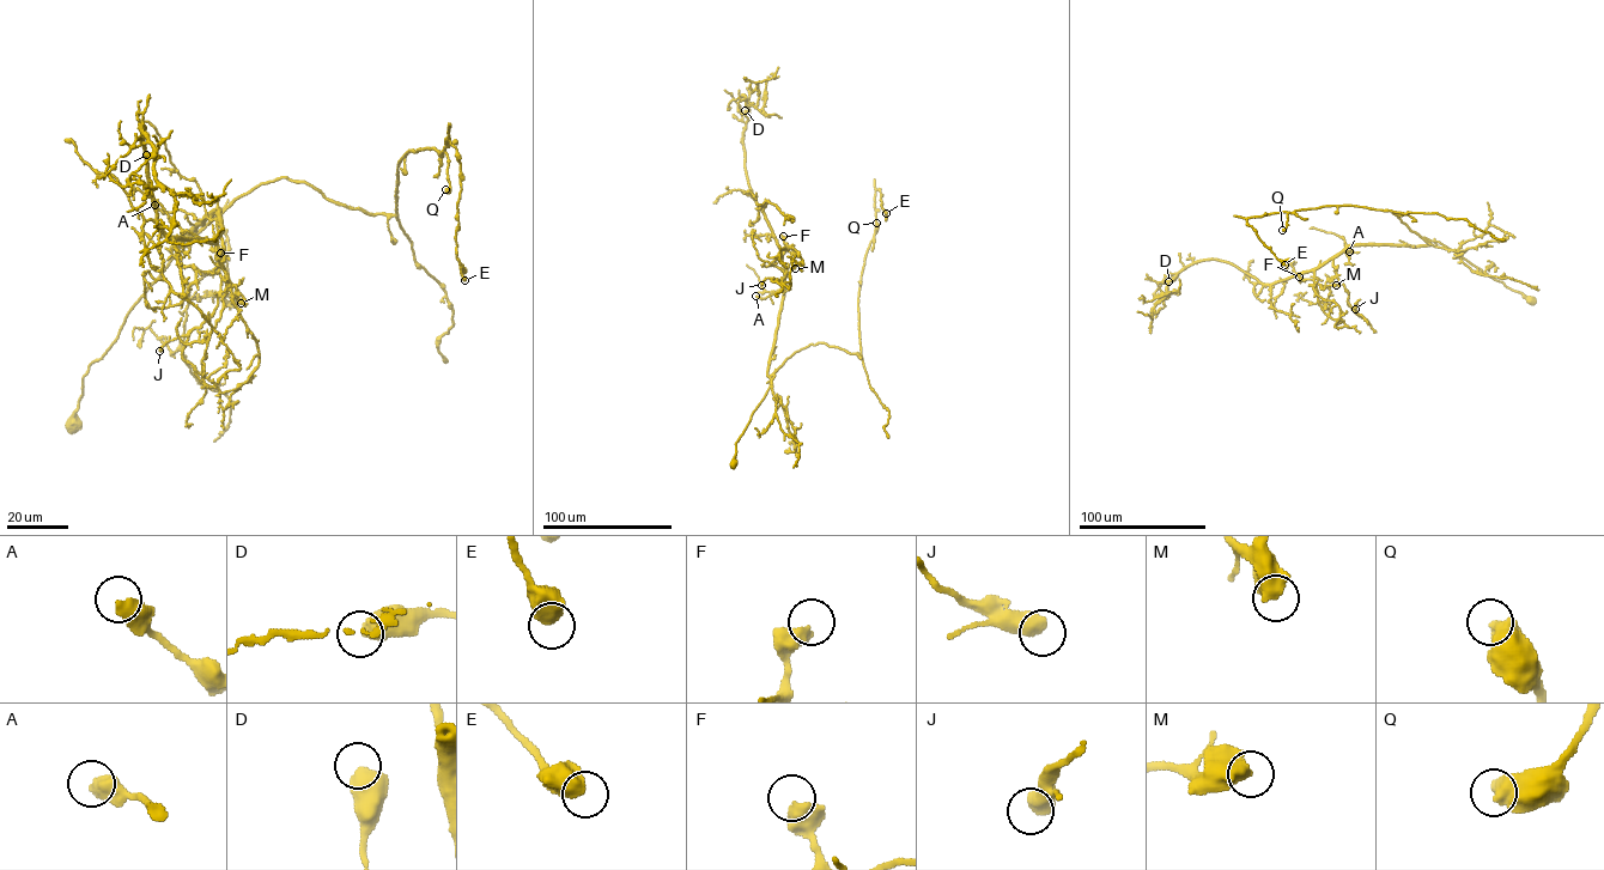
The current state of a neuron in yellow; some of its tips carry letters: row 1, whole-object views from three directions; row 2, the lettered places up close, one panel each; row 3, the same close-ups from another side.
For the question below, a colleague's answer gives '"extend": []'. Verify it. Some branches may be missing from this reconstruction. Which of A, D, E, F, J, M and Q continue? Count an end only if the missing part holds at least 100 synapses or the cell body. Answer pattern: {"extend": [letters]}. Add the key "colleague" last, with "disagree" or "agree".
{"extend": [], "colleague": "agree"}

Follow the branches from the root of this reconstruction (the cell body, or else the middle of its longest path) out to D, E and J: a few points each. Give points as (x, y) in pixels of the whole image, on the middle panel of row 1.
D: (733, 463), (735, 443), (776, 371), (767, 375), (784, 283), (779, 247), (746, 171), (745, 110)
E: (733, 463), (735, 443), (785, 360), (819, 342), (861, 352), (858, 291), (875, 230), (876, 190), (886, 213)
J: (733, 463), (735, 443), (776, 371), (767, 375), (785, 273), (783, 279), (766, 278), (761, 285)

